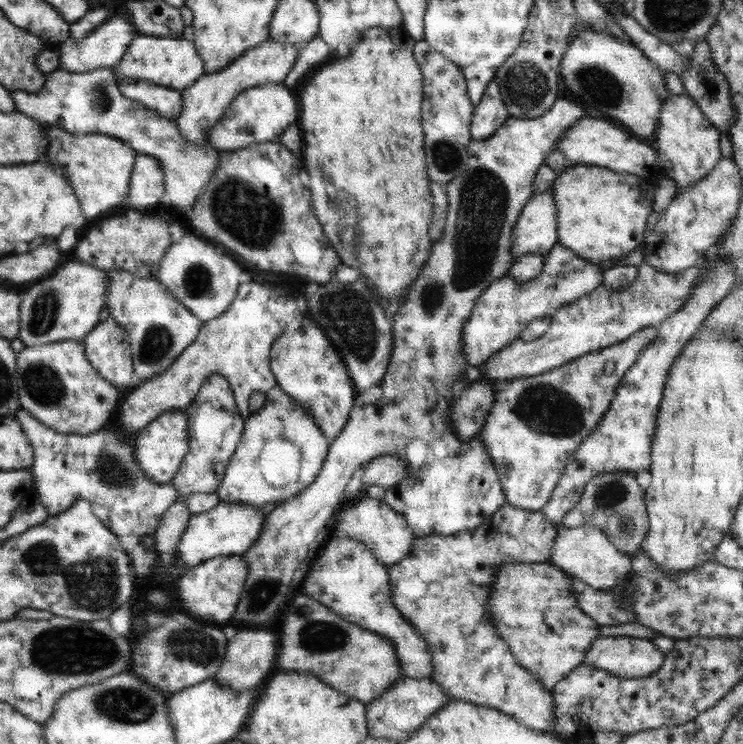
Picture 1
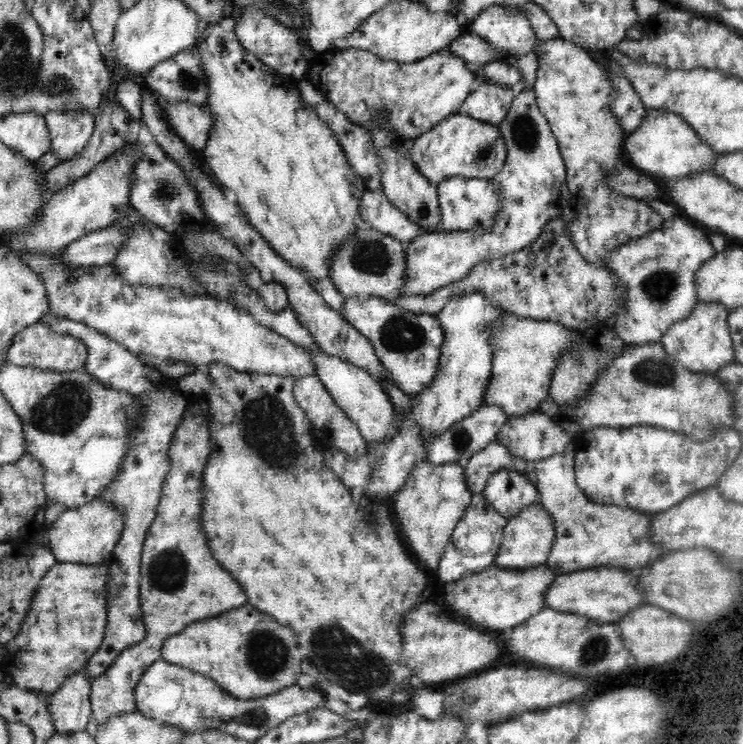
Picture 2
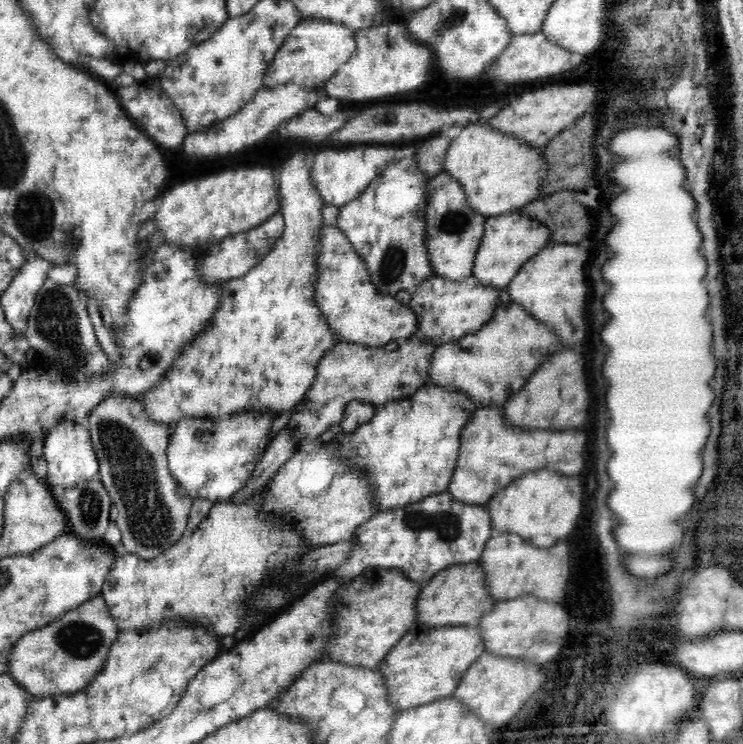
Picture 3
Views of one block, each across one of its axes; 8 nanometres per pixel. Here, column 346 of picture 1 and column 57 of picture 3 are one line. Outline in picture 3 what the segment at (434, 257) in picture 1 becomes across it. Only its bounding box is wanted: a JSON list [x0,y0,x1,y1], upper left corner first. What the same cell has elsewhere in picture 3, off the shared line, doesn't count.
[43,419,100,488]

